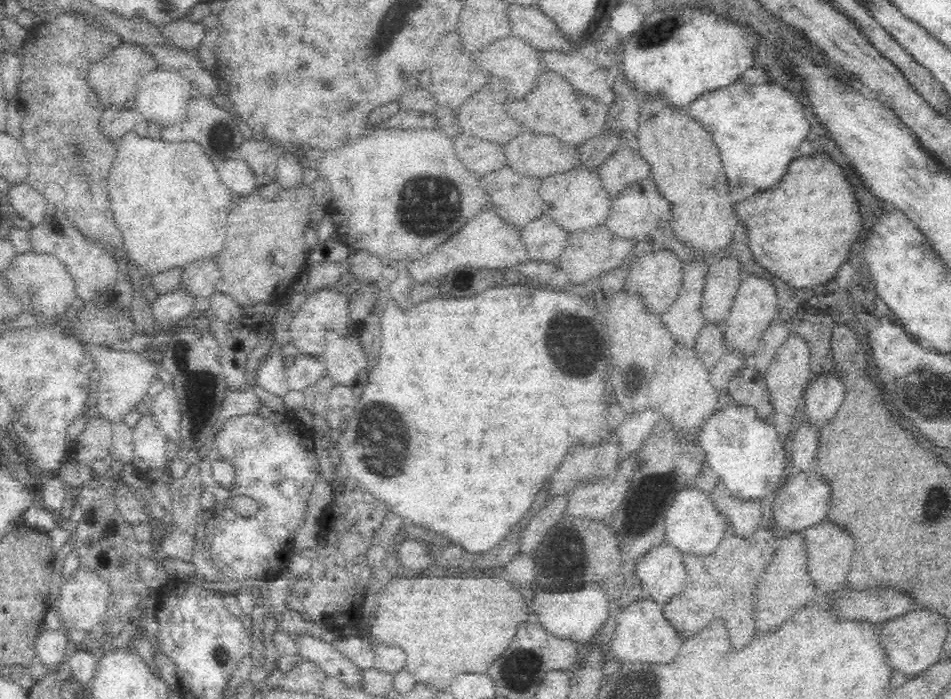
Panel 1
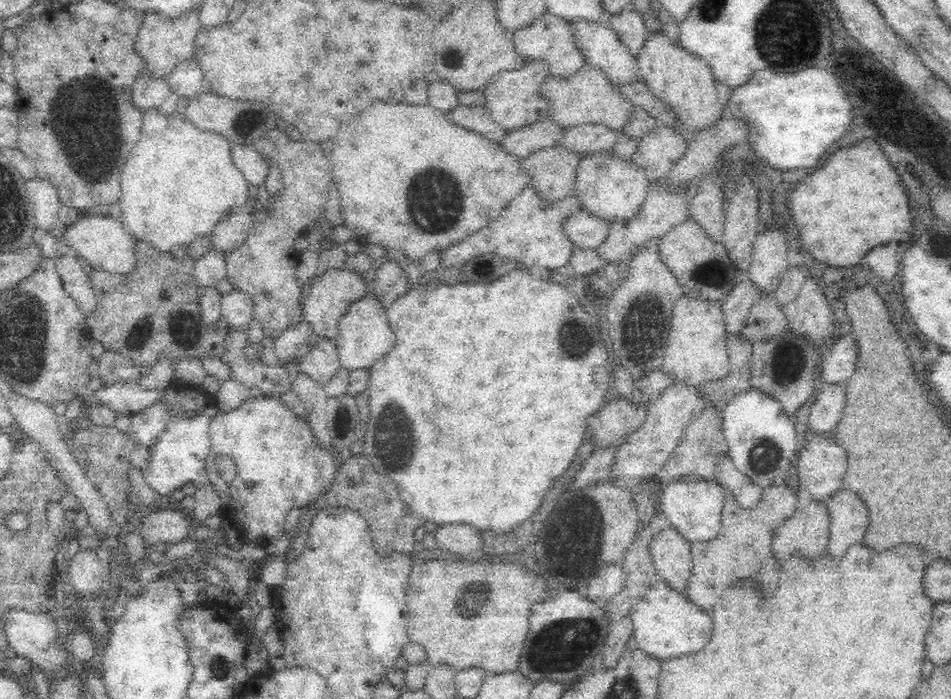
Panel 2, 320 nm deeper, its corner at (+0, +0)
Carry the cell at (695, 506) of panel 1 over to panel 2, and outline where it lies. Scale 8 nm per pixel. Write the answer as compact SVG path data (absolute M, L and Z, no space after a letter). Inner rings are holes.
M683 477L666 482L660 494L657 510L662 512L668 521L668 526L672 526L688 542L704 542L718 534L723 502L724 490L715 480L707 481L702 477Z

